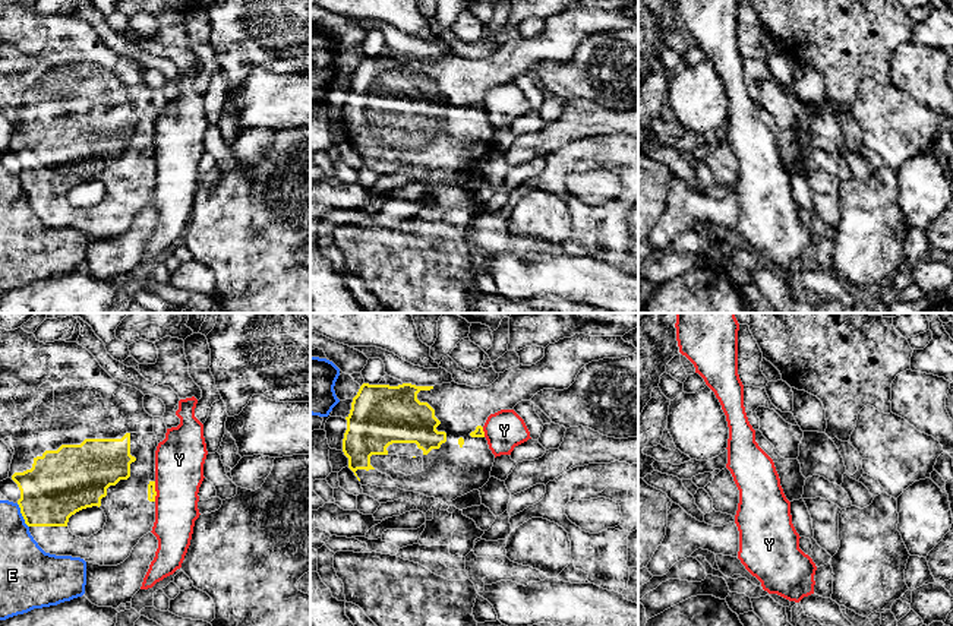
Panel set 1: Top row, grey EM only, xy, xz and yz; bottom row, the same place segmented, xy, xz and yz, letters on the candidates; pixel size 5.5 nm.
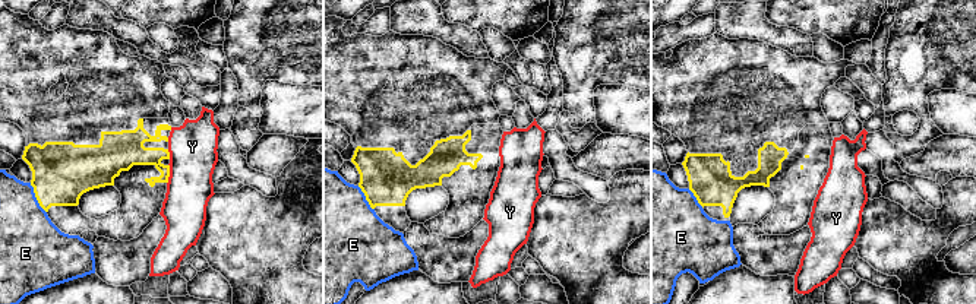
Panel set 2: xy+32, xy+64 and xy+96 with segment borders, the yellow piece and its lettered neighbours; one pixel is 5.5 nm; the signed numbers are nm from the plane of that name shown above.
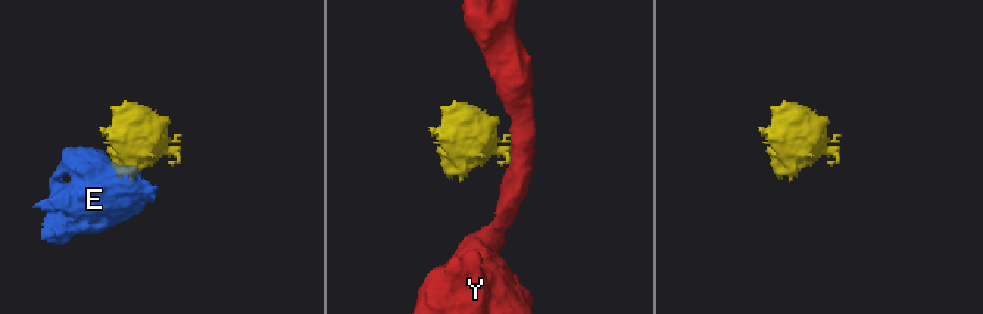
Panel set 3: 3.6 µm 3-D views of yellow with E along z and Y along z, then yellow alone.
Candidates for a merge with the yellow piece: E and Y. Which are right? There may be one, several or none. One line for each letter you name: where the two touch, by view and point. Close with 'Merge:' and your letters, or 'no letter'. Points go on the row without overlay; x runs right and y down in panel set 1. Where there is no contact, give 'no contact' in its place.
Merge: no letter

